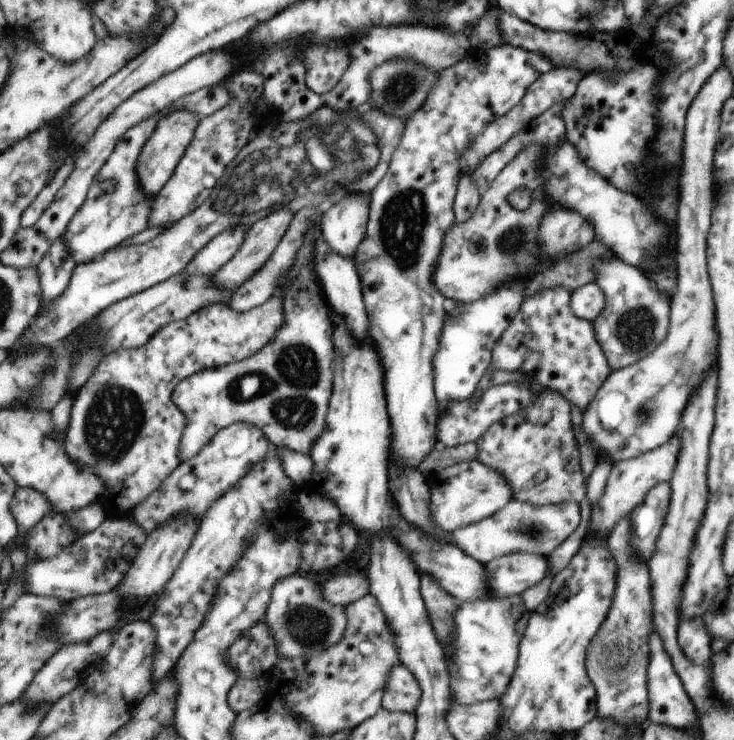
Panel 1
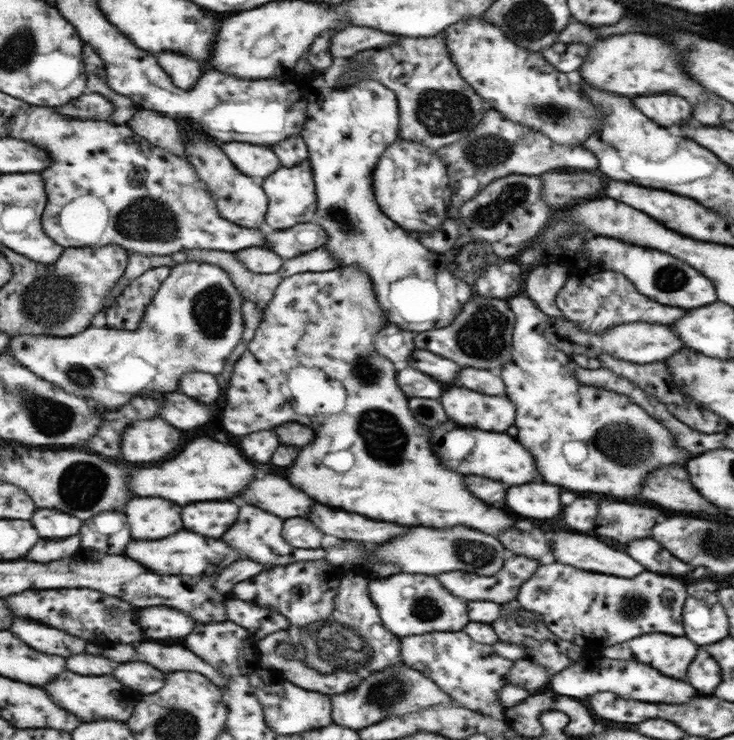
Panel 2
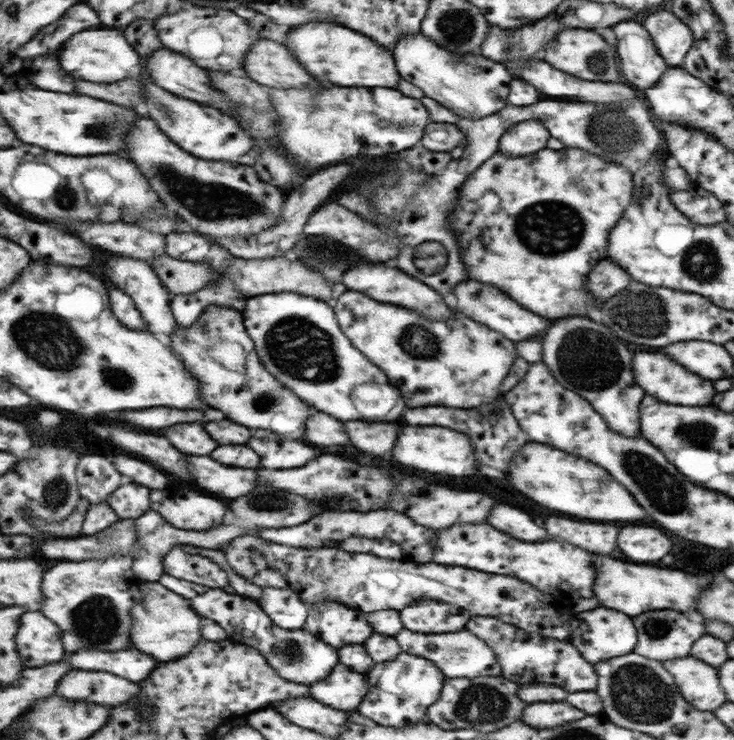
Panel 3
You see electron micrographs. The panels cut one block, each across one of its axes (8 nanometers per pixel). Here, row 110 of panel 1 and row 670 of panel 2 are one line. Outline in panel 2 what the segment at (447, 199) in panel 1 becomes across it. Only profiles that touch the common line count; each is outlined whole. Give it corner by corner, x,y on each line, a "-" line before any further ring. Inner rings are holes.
463,630
447,632
447,634
420,634
404,636
400,639
399,652
401,663
411,666
415,670
423,670
423,675
431,674
439,687
443,686
455,702
468,710
475,710
479,714
487,714
491,718
503,718
503,708
499,706
499,690
505,686
503,676
509,676
513,664
511,659
499,656
487,644
477,644
471,640

